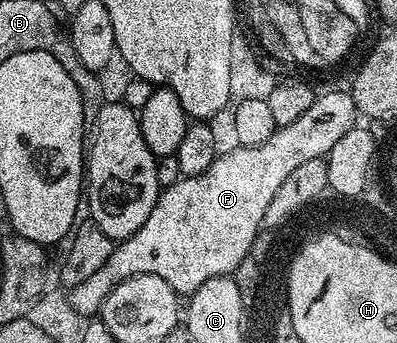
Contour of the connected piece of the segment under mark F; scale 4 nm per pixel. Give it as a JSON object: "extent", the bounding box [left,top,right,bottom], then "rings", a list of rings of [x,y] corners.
{"extent":[68,89,359,316],"rings":[[[333,89],[319,93],[314,99],[312,108],[308,108],[304,116],[296,116],[292,124],[277,127],[274,134],[268,136],[268,140],[264,140],[264,144],[238,145],[235,150],[219,153],[213,164],[204,172],[191,178],[183,176],[176,184],[165,187],[159,193],[152,212],[148,212],[148,220],[144,220],[144,224],[140,224],[140,228],[136,228],[132,236],[121,239],[115,245],[112,256],[108,256],[106,263],[96,272],[92,272],[88,280],[69,287],[68,297],[73,308],[83,316],[97,315],[108,292],[116,284],[120,284],[120,280],[141,274],[160,276],[179,296],[196,293],[200,284],[213,278],[233,275],[249,249],[254,246],[259,237],[258,230],[263,229],[264,212],[268,212],[268,203],[271,202],[272,196],[276,196],[276,188],[280,188],[280,184],[284,184],[284,180],[288,180],[289,174],[299,164],[304,164],[304,160],[325,158],[332,144],[339,142],[344,137],[344,132],[353,128],[359,118],[359,112],[350,95]]]}

